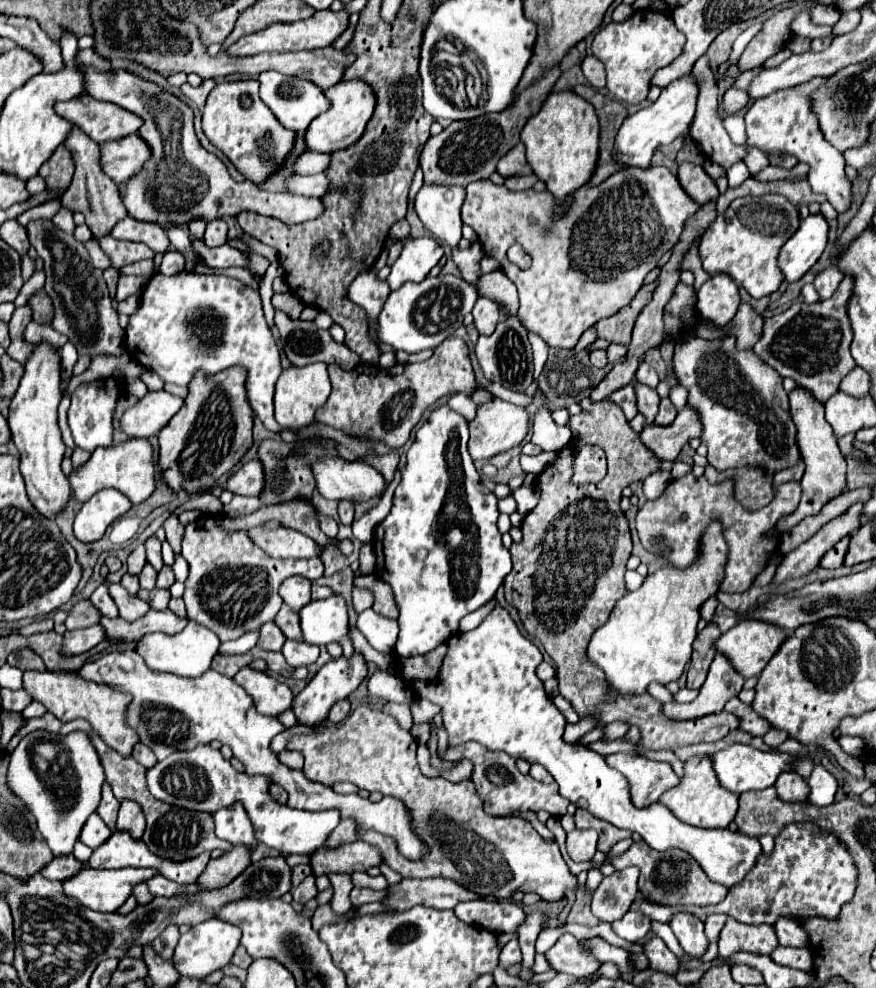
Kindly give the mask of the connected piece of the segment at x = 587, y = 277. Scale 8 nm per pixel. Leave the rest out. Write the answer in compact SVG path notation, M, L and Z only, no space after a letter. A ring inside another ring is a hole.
M651 166L651 168L647 168L647 170L641 170L641 168L625 168L625 170L619 170L619 172L615 172L613 176L609 176L609 178L607 178L605 182L601 182L599 186L593 186L593 188L581 186L577 192L569 194L569 196L561 202L561 208L563 208L563 212L561 212L561 214L555 214L555 210L557 210L557 200L553 200L553 196L551 196L549 192L535 192L535 190L509 192L505 186L497 186L497 184L493 184L491 180L481 180L481 182L475 182L475 184L469 184L469 186L467 186L467 196L465 196L465 202L463 202L463 206L461 206L461 218L463 218L463 224L469 224L469 226L477 232L479 242L481 242L485 254L491 256L491 258L497 258L499 264L501 264L501 270L503 270L503 272L509 276L509 280L517 286L517 290L519 290L519 302L521 302L521 308L519 308L519 314L517 314L517 316L521 318L523 326L525 326L529 332L539 334L549 346L555 346L555 348L573 348L573 346L577 344L579 336L581 336L589 326L593 326L593 324L595 324L597 320L601 320L601 318L609 318L611 314L619 312L625 304L629 304L629 302L633 300L633 296L635 296L635 294L639 292L639 288L643 286L643 280L645 280L647 272L649 272L651 268L655 268L657 262L659 262L659 258L661 258L669 248L673 248L673 246L677 244L677 240L679 240L679 236L681 236L681 230L683 230L683 226L685 226L685 220L691 218L691 216L699 210L699 206L685 194L685 190L683 190L681 184L677 182L677 178L675 178L665 166ZM515 242L519 242L519 244L523 246L523 250L531 254L533 264L531 264L529 270L521 270L517 264L513 264L513 262L507 260L507 248L509 248L511 244L515 244Z

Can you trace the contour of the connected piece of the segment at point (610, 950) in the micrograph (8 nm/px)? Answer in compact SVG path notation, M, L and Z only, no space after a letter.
M589 938L589 940L581 940L581 946L587 954L591 954L593 958L597 958L601 964L605 962L613 962L617 964L619 972L635 972L635 964L631 958L631 952L619 948L619 946L611 946L609 942L605 942L603 938Z

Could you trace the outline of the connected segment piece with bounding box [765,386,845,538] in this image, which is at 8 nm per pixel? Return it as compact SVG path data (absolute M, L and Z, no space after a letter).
M797 386L795 390L789 392L789 402L791 402L791 418L797 426L797 444L801 446L801 454L803 454L803 462L805 462L805 476L801 480L801 500L795 512L781 516L779 522L775 522L773 530L769 530L765 534L765 538L773 538L775 534L783 534L787 530L791 530L795 524L799 524L805 516L811 514L819 514L819 510L835 496L845 492L845 458L839 452L837 446L837 438L829 426L829 422L825 420L825 406L821 402L817 402L817 398L813 398L811 390L805 390L801 386Z

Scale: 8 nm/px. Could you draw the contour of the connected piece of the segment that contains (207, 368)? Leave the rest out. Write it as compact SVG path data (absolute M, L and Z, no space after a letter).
M159 272L153 274L143 288L137 312L129 316L129 324L125 328L125 346L127 354L131 354L141 366L157 372L163 382L173 382L177 386L187 386L199 370L207 374L217 374L231 366L243 366L247 370L247 400L253 412L265 424L267 430L281 430L281 426L273 418L273 392L277 378L283 372L281 354L265 322L259 294L249 286L241 284L239 280L219 274L205 276L197 272L179 272L173 276L165 276Z

